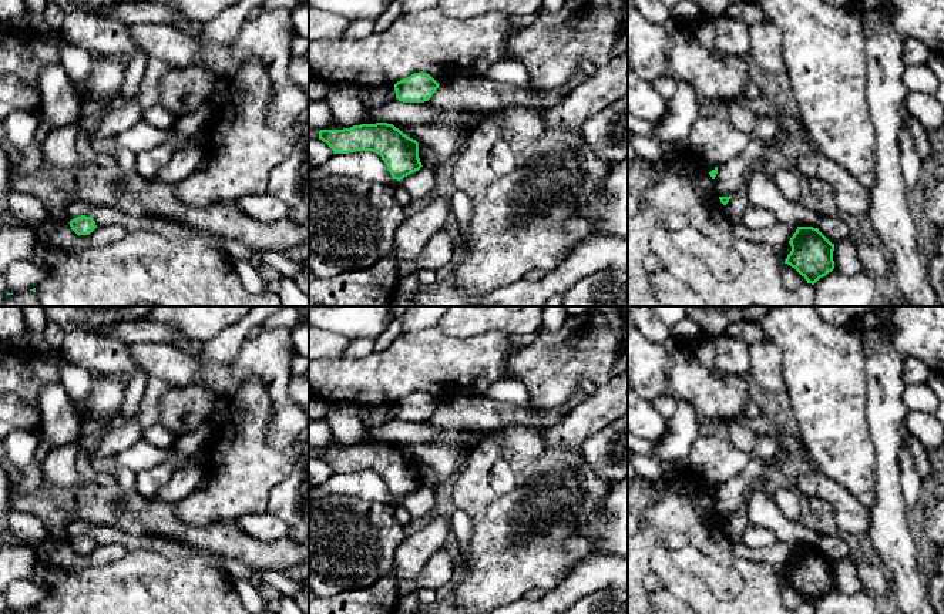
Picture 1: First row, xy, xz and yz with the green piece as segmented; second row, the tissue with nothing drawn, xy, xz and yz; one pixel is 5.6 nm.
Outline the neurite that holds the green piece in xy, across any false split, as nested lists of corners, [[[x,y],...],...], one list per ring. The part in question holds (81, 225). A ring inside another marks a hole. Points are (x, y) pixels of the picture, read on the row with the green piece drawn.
[[[85,215],[71,219],[68,224],[77,235],[90,235],[97,228],[95,221]]]

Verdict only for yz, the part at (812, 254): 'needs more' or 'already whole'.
already whole

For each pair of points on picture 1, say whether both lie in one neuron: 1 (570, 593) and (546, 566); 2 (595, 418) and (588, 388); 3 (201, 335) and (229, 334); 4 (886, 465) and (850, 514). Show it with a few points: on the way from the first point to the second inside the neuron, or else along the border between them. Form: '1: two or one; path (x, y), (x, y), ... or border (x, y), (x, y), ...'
1: two; border (584, 559), (557, 586)
2: two; border (597, 385), (597, 389), (588, 395)
3: two; border (238, 321), (227, 325), (201, 345)
4: two; border (870, 509), (870, 529), (867, 533)

